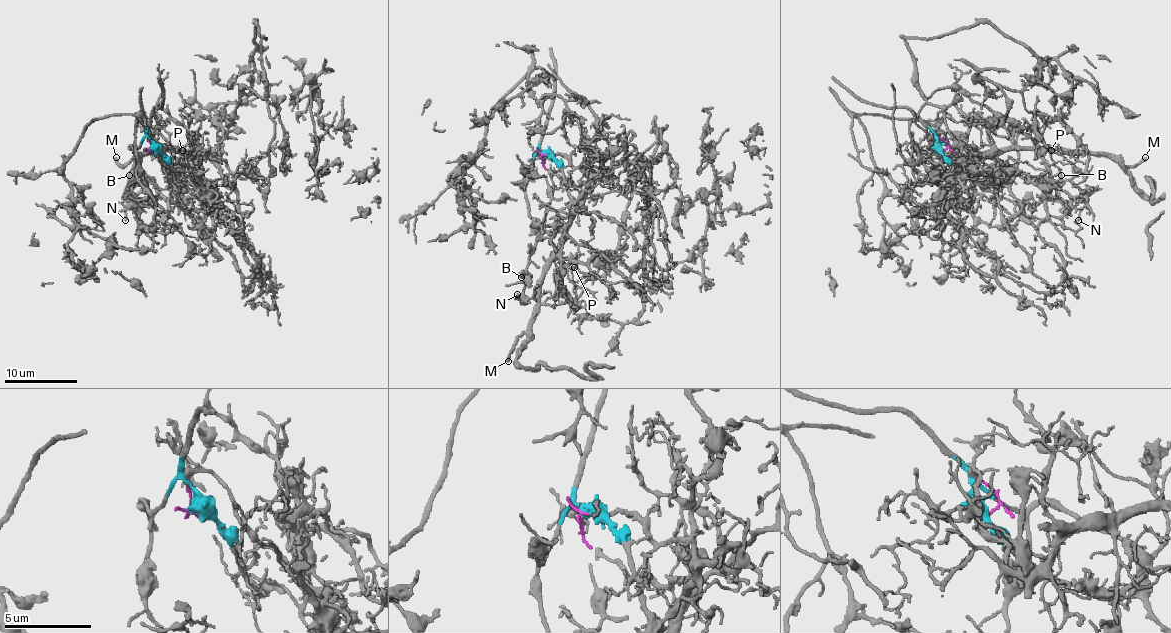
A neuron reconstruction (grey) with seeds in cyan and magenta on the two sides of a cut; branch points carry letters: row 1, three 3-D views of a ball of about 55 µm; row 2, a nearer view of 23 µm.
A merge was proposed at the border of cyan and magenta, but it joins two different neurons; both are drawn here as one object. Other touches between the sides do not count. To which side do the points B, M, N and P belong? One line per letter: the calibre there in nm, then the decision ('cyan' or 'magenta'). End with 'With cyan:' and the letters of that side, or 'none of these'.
B: 280 nm | cyan
M: 280 nm | magenta
N: 170 nm | cyan
P: 130 nm | magenta
With cyan: B, N

